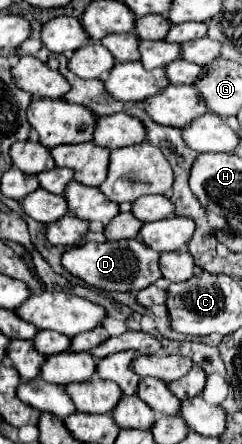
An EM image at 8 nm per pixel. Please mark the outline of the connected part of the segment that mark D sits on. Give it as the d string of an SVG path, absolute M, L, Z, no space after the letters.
M124 239L124 241L104 241L94 243L86 241L82 245L76 245L68 249L62 255L62 267L84 281L88 287L98 289L102 295L112 291L140 291L152 285L156 279L160 279L160 267L158 267L158 253L144 245L140 239Z

